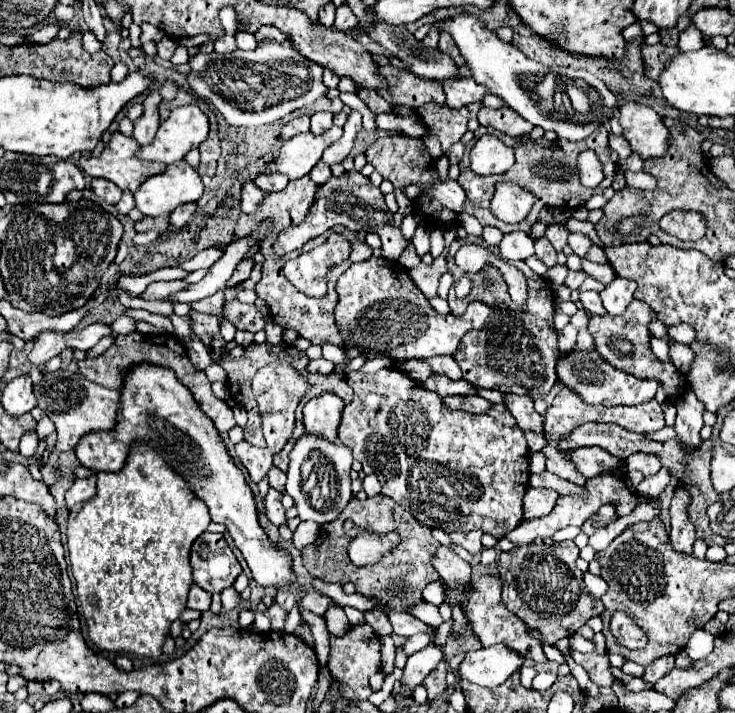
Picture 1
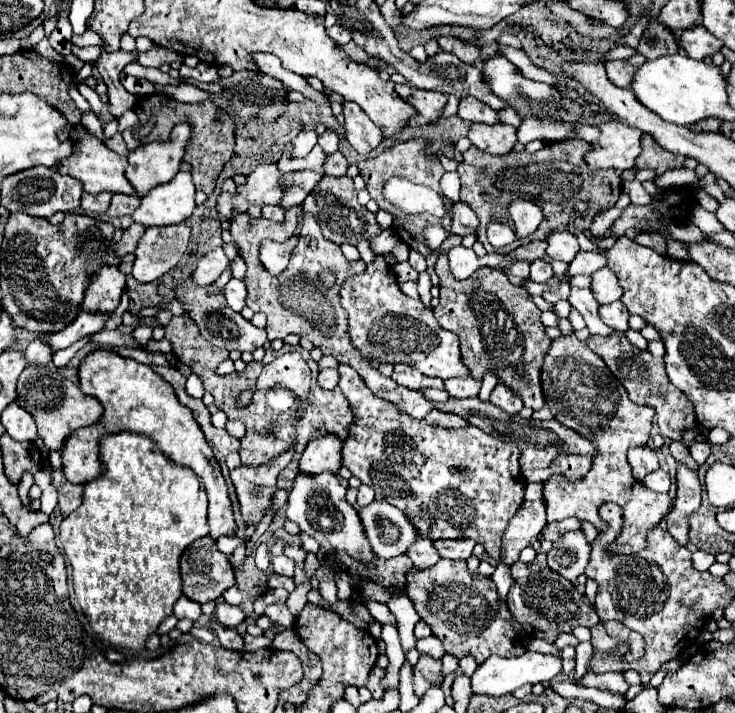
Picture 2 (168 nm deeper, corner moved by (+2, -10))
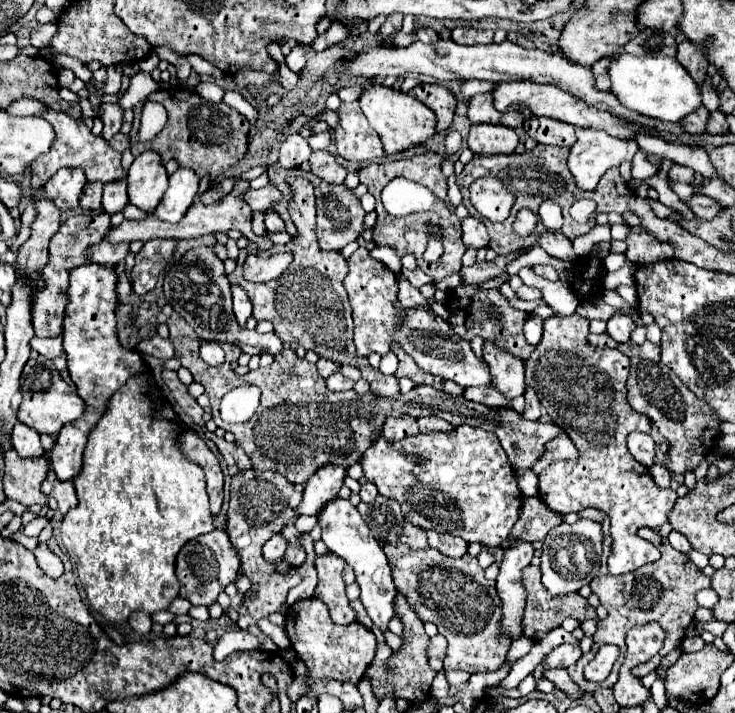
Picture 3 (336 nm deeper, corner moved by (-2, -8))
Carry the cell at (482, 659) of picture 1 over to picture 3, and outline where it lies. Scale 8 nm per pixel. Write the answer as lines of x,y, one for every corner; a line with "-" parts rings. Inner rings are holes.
561,644
557,646
551,654
545,656
543,664
545,668
567,668
571,664
575,664
581,658
581,648
579,644

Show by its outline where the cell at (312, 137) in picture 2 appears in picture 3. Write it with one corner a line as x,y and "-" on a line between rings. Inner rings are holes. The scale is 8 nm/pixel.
291,134
281,144
279,164
283,168
297,168
309,158
309,154
311,154
311,148
309,148
307,140
303,136
299,136
299,134

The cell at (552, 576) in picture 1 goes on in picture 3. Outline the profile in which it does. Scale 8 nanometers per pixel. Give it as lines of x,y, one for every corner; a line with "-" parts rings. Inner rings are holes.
527,566
523,570
523,586
527,590
527,608
525,608
525,616
523,616
523,630
525,630
525,636
533,642
541,640
549,630
561,626
561,622
569,616
577,618
581,622
587,618
597,618
595,608
579,592
565,594
565,596
551,596
541,584
541,570
537,566

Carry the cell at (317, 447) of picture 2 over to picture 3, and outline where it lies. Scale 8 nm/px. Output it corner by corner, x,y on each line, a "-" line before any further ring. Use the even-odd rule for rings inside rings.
327,464
325,468
317,470
305,484
303,500
297,512
305,516
317,516
317,512
321,512
321,508
329,500
337,498
337,492
343,486
343,478
345,478
345,470
335,464

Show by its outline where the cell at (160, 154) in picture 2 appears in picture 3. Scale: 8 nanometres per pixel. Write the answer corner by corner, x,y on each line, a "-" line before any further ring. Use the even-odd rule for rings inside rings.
143,152
135,158
127,174
129,202
151,214
167,190
167,172
157,152

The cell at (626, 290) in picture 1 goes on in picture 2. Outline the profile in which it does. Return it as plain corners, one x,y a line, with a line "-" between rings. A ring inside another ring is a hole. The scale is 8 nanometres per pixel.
621,300
601,306
599,308
599,316
613,330
629,330
629,324
627,324
629,312
625,310
625,304

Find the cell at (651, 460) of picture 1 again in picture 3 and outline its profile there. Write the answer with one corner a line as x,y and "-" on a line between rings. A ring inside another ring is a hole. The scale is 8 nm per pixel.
643,432
629,434
627,436
627,448
643,466
649,468
655,464
655,442
649,434
643,434

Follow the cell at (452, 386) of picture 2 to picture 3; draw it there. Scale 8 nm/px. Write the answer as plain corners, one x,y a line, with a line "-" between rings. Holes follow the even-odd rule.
475,386
475,388
467,388
463,394
467,400
471,402
479,402
485,404
489,408
505,408
511,406
511,400
501,396
501,392
497,392
497,388
493,386

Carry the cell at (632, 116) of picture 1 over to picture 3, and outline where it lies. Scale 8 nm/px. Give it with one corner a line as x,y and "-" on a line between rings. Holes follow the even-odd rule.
577,130
577,142
571,146
571,152
569,152
569,158
567,158
567,166
575,178
575,184
581,188
581,190
593,190
599,182
599,178
605,174
605,170
613,168
613,166
619,166
621,162
631,162
633,154
639,150
639,146
633,142
633,140
619,140
619,138
613,138
613,136
607,136
605,132
601,130

